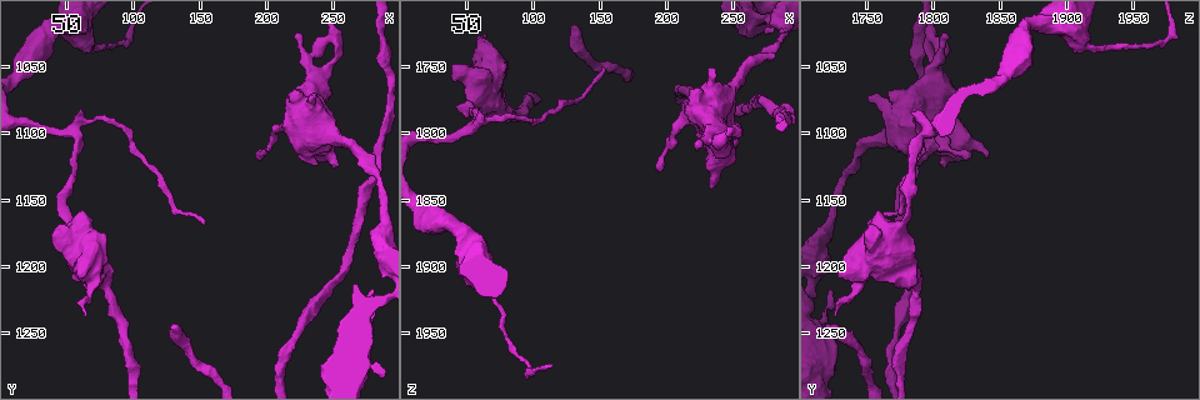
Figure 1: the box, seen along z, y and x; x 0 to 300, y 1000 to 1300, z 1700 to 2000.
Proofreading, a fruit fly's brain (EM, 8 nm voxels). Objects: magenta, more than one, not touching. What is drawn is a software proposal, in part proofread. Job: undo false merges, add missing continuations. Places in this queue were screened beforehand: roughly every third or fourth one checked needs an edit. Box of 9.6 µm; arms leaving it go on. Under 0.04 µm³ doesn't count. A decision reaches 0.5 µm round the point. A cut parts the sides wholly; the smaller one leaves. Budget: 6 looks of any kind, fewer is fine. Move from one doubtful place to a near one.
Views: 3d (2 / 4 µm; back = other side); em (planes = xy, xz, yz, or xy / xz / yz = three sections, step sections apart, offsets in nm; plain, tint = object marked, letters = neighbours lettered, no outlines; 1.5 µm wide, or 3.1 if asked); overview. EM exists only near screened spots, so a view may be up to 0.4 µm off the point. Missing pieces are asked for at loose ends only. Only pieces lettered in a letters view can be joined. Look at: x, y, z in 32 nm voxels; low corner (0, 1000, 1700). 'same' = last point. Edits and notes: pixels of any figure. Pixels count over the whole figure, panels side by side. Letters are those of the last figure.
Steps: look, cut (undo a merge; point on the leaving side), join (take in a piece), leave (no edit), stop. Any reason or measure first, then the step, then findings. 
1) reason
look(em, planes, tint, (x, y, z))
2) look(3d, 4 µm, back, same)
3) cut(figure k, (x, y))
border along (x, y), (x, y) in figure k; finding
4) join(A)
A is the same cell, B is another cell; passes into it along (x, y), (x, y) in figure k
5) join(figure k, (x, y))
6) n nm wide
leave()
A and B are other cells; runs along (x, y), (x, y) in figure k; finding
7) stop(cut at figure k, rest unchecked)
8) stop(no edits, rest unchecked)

tapers out
look(3d, 4 µm, (192, 1116, 1826))

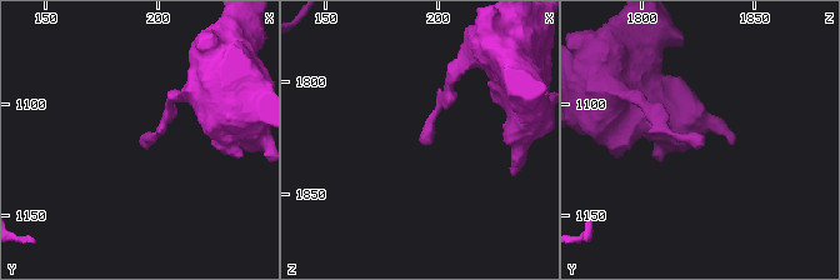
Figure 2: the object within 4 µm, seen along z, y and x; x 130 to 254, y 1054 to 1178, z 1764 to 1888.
look(em, planes, tint, (193, 1119, 1828))

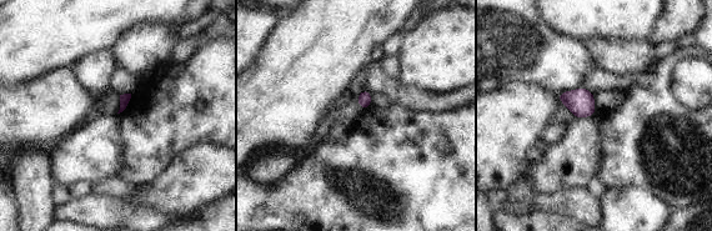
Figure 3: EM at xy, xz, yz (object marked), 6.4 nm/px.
what lies round it
look(em, planes, letters, same)

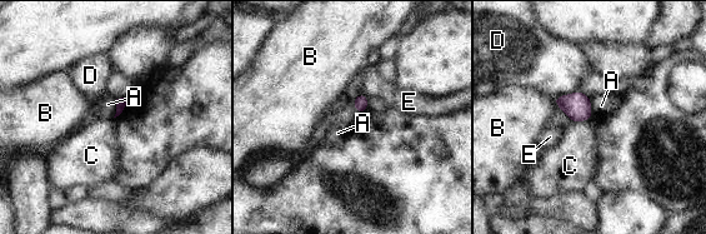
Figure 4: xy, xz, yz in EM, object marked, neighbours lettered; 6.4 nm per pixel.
leave()
A, B, C, D and E are other cells; no lettered piece goes on from it

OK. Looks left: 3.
branch stops here
look(3d, 2 µm, (222, 1026, 1808))

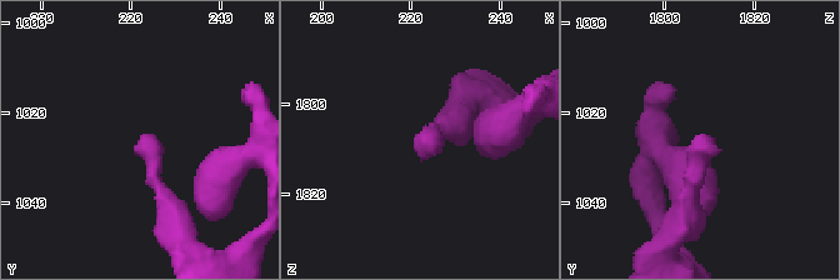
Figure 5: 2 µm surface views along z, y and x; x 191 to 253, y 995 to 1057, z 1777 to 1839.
look(em, xy, step 8, letters, (222, 1025, 1809))

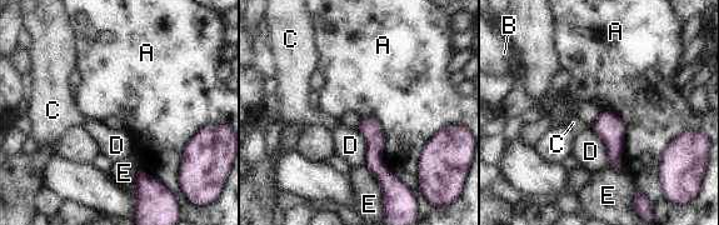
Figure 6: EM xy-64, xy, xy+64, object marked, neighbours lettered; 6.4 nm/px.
leave()
A, B, C, D and E are other cells; no lettered piece goes on from it

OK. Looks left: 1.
stops while still wide
look(em, planes, letters, (58, 1208, 1728))

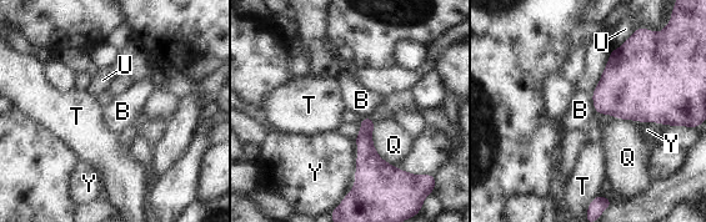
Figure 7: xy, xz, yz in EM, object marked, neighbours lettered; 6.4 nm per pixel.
Y touches over 400 nm
leave()
B, Q, T, U and Y are other cells; border along (590, 95), (596, 111) in figure 7; no lettered piece goes on from it

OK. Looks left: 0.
stop(no edits, rest unchecked)

